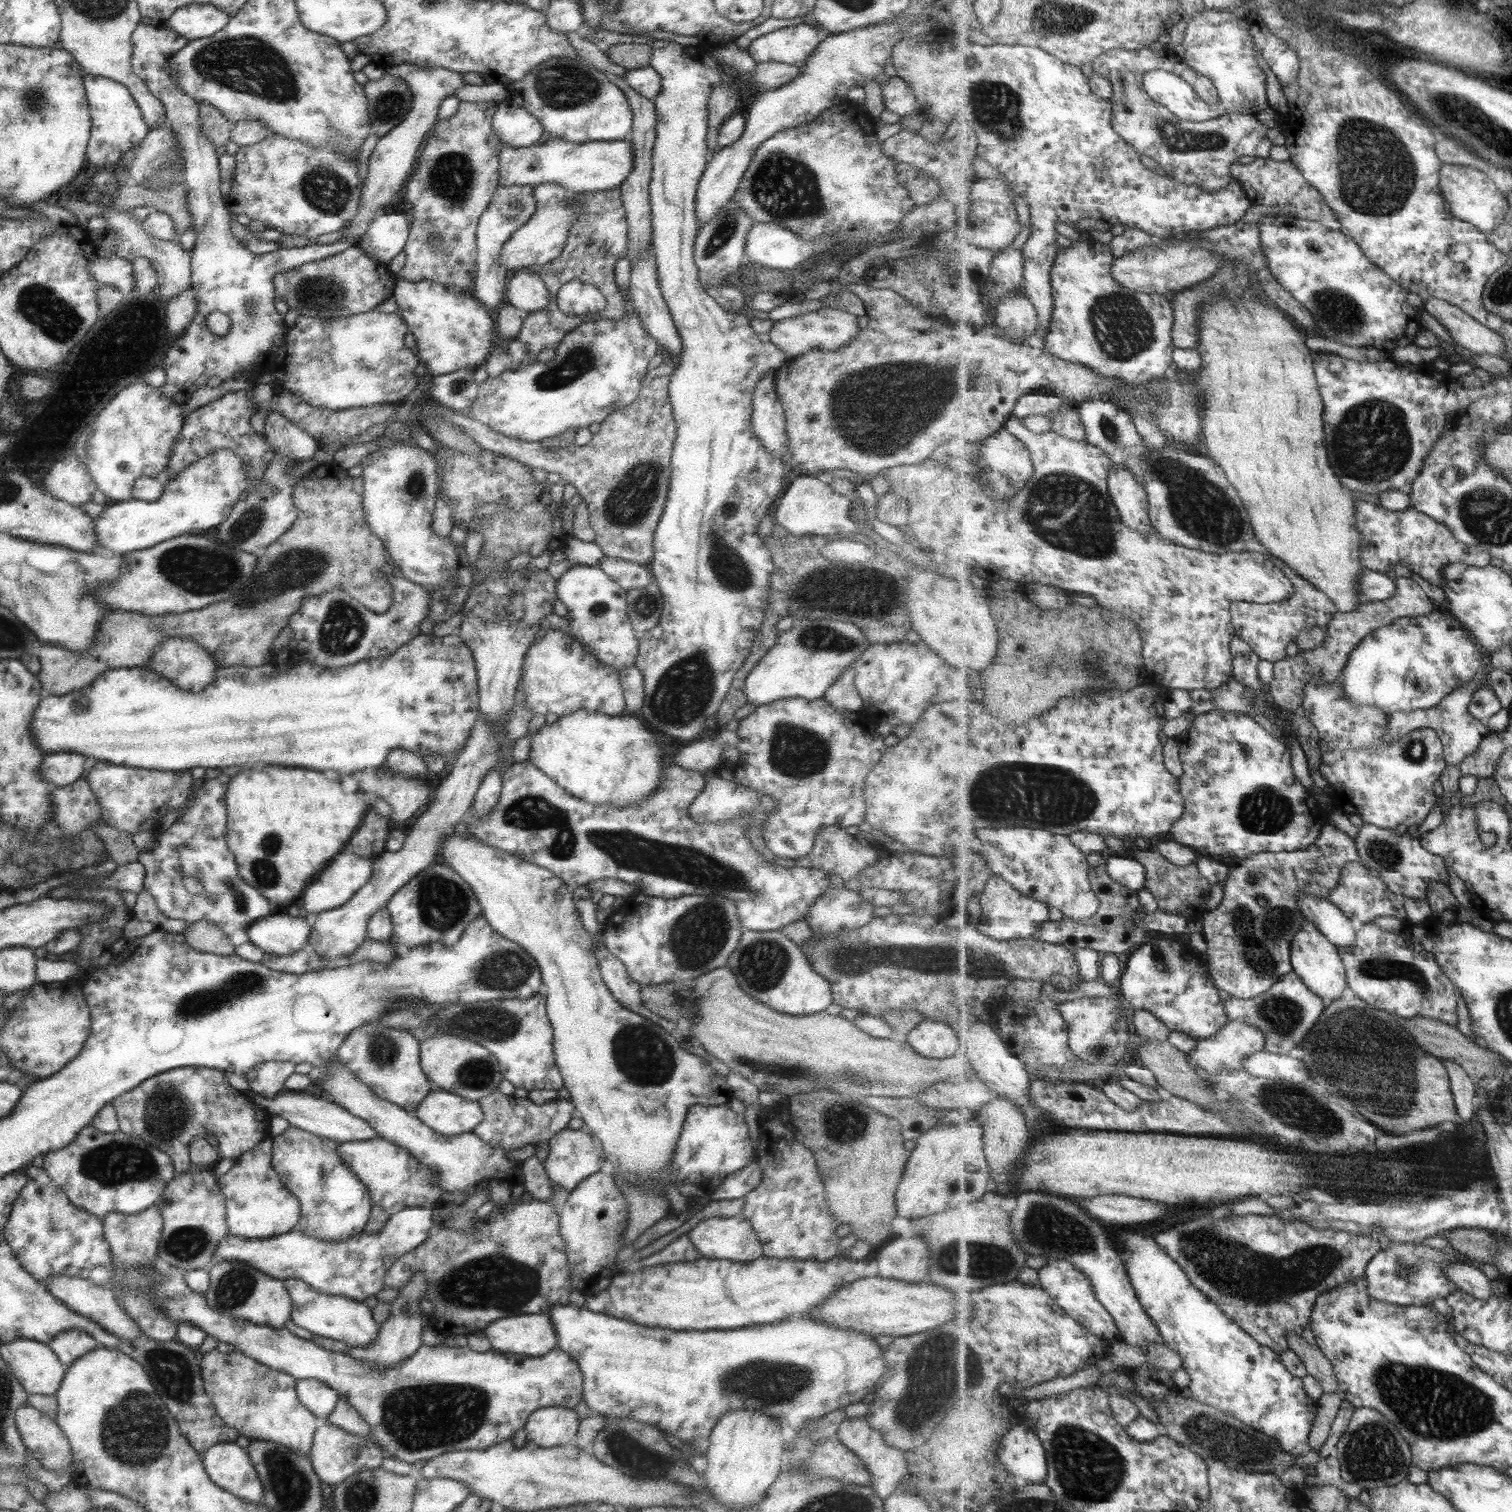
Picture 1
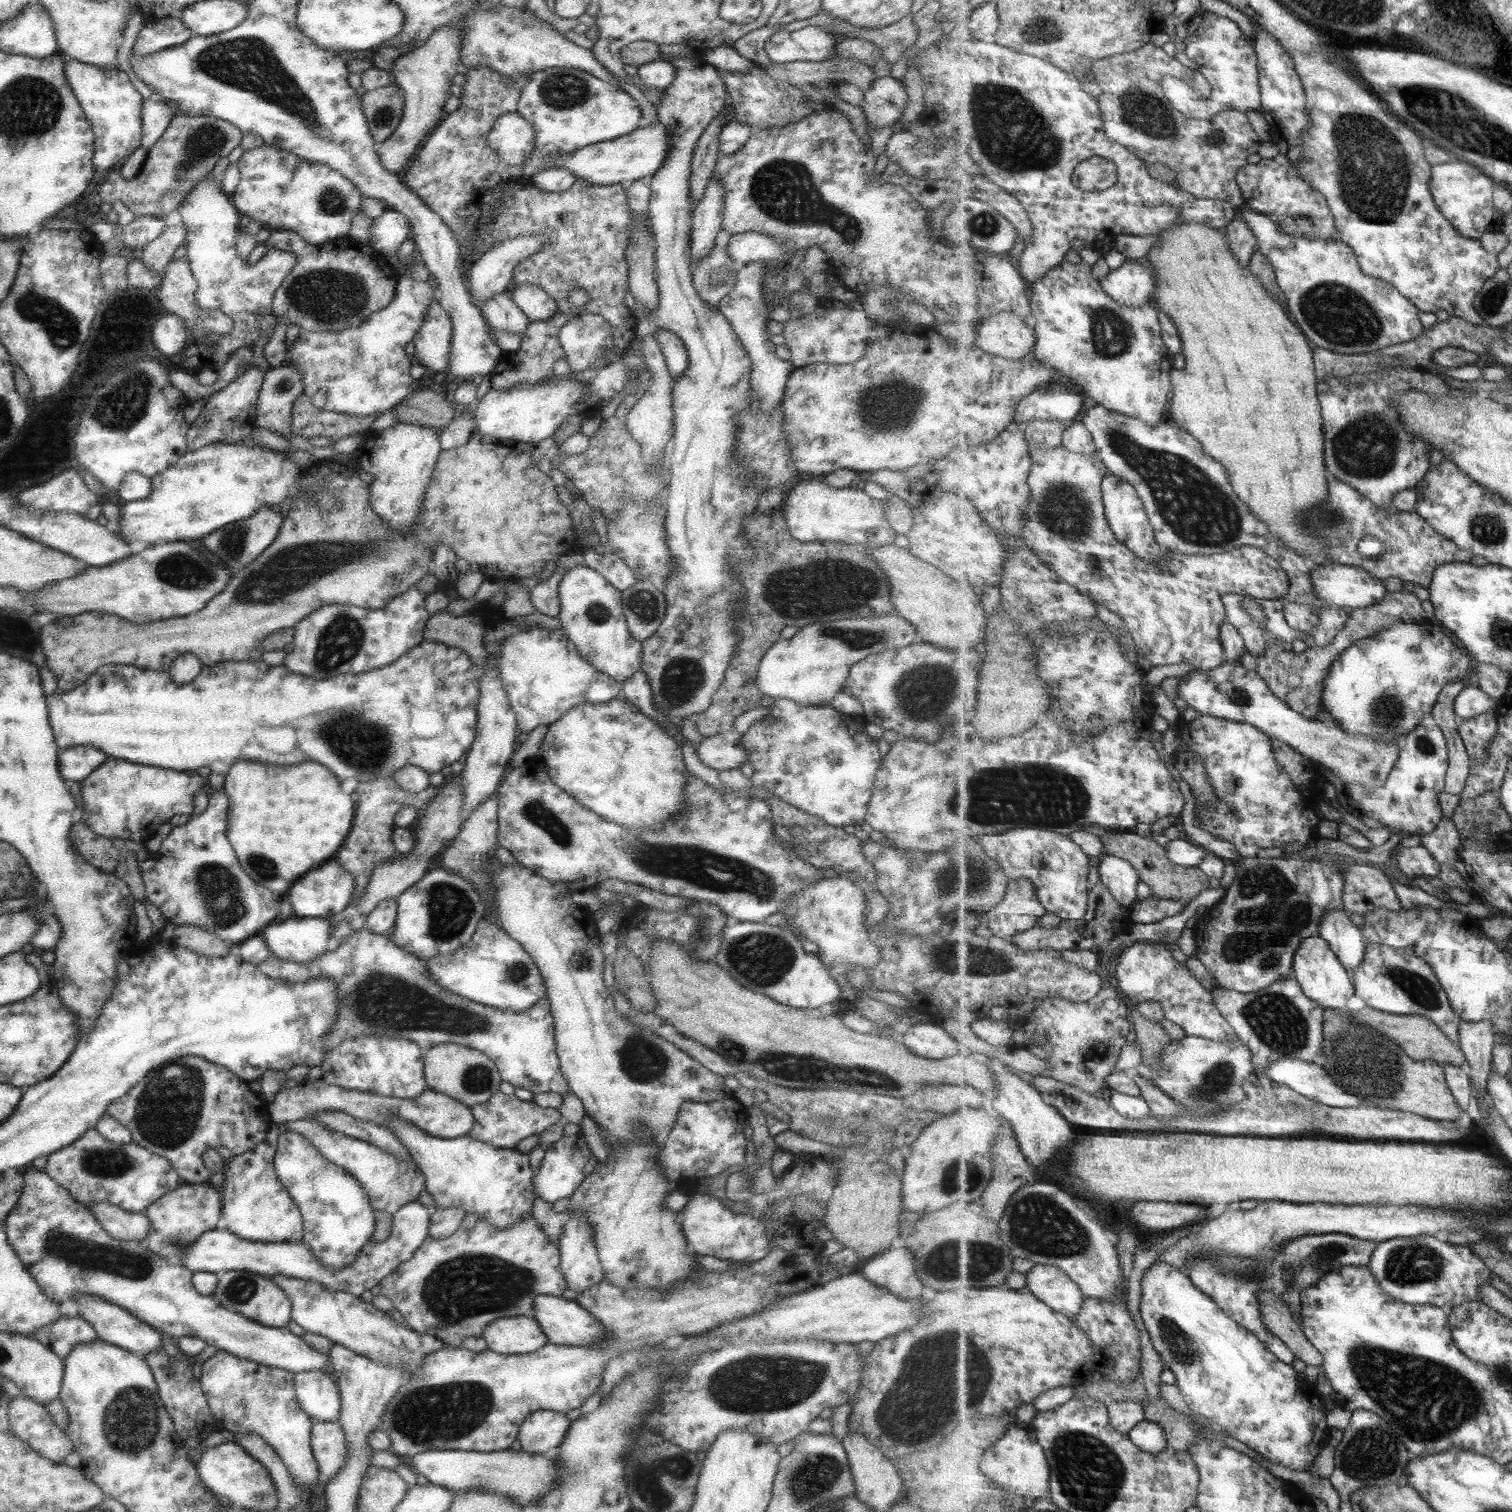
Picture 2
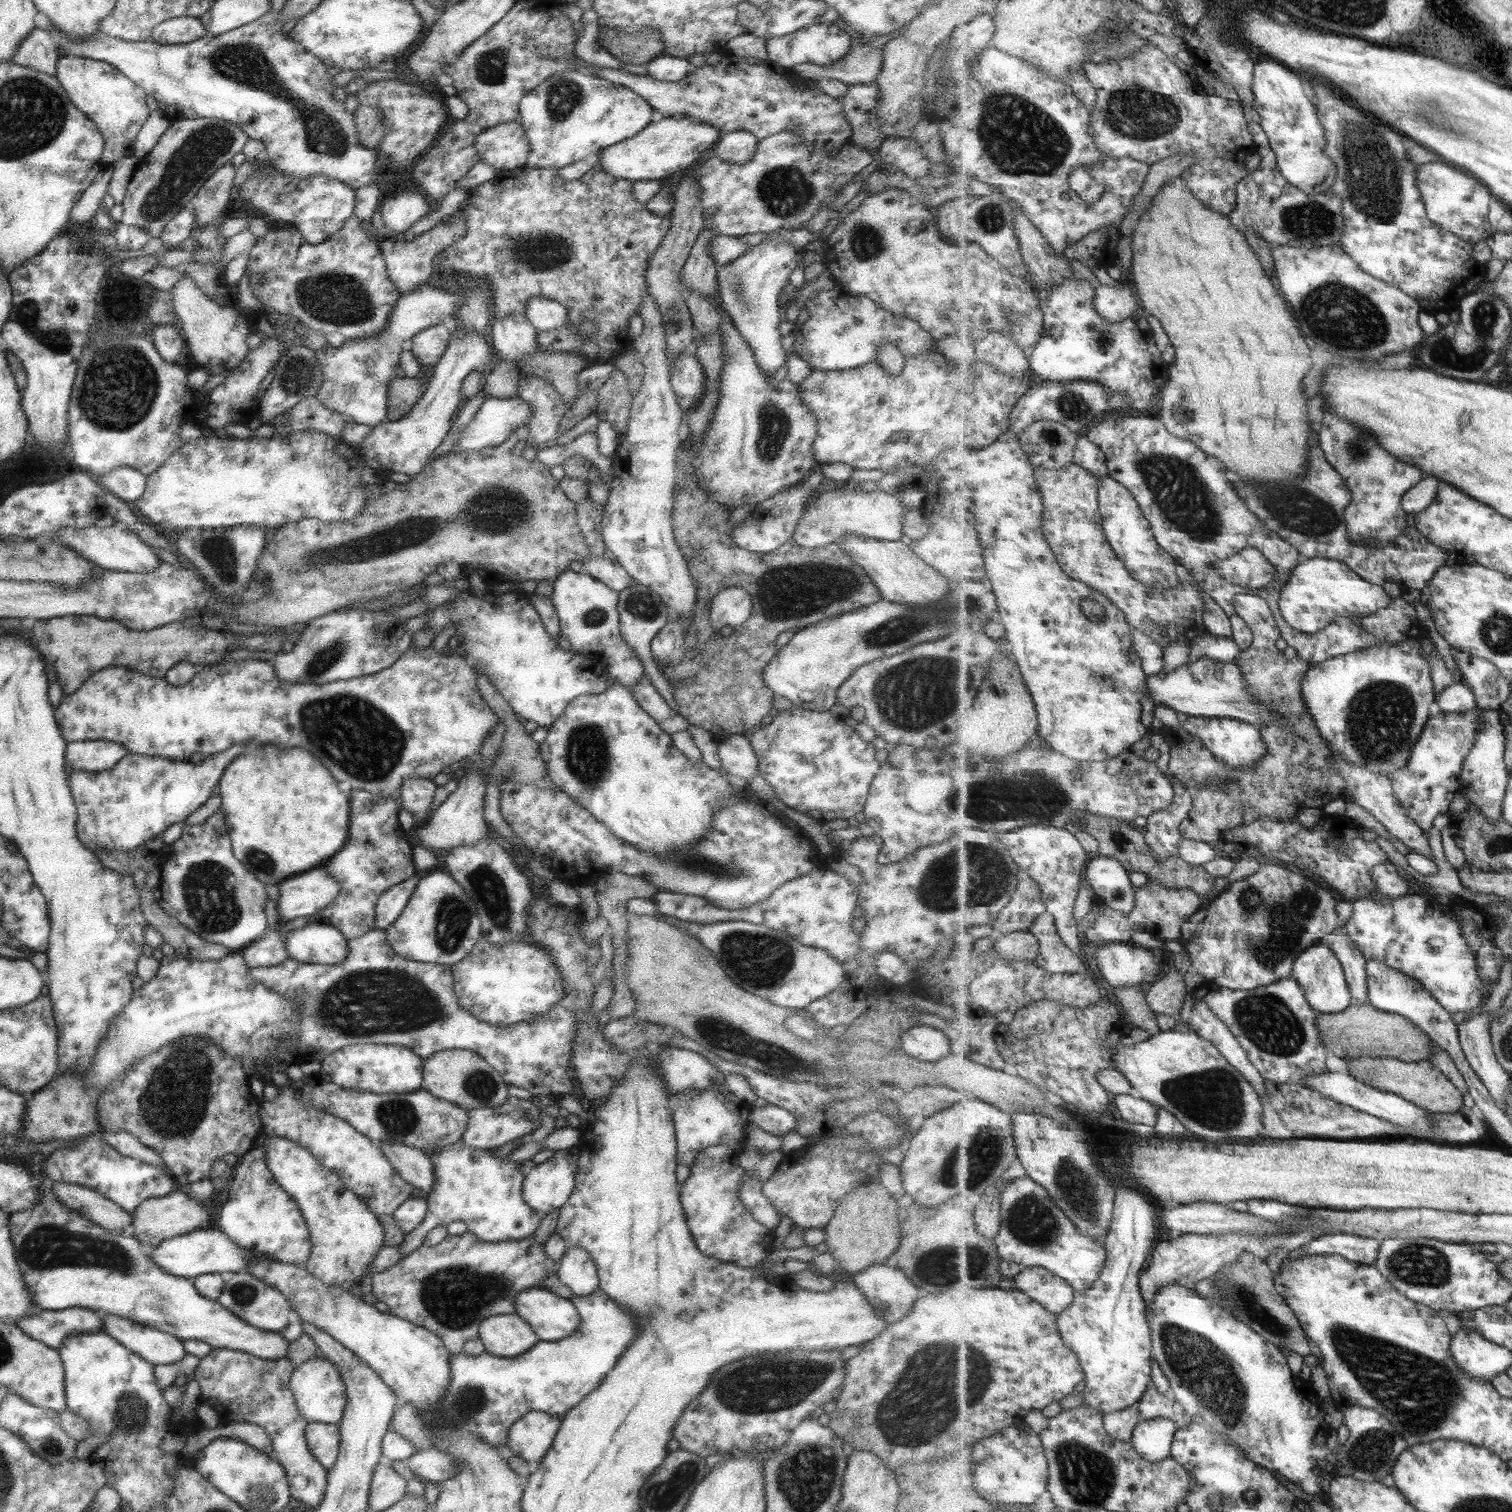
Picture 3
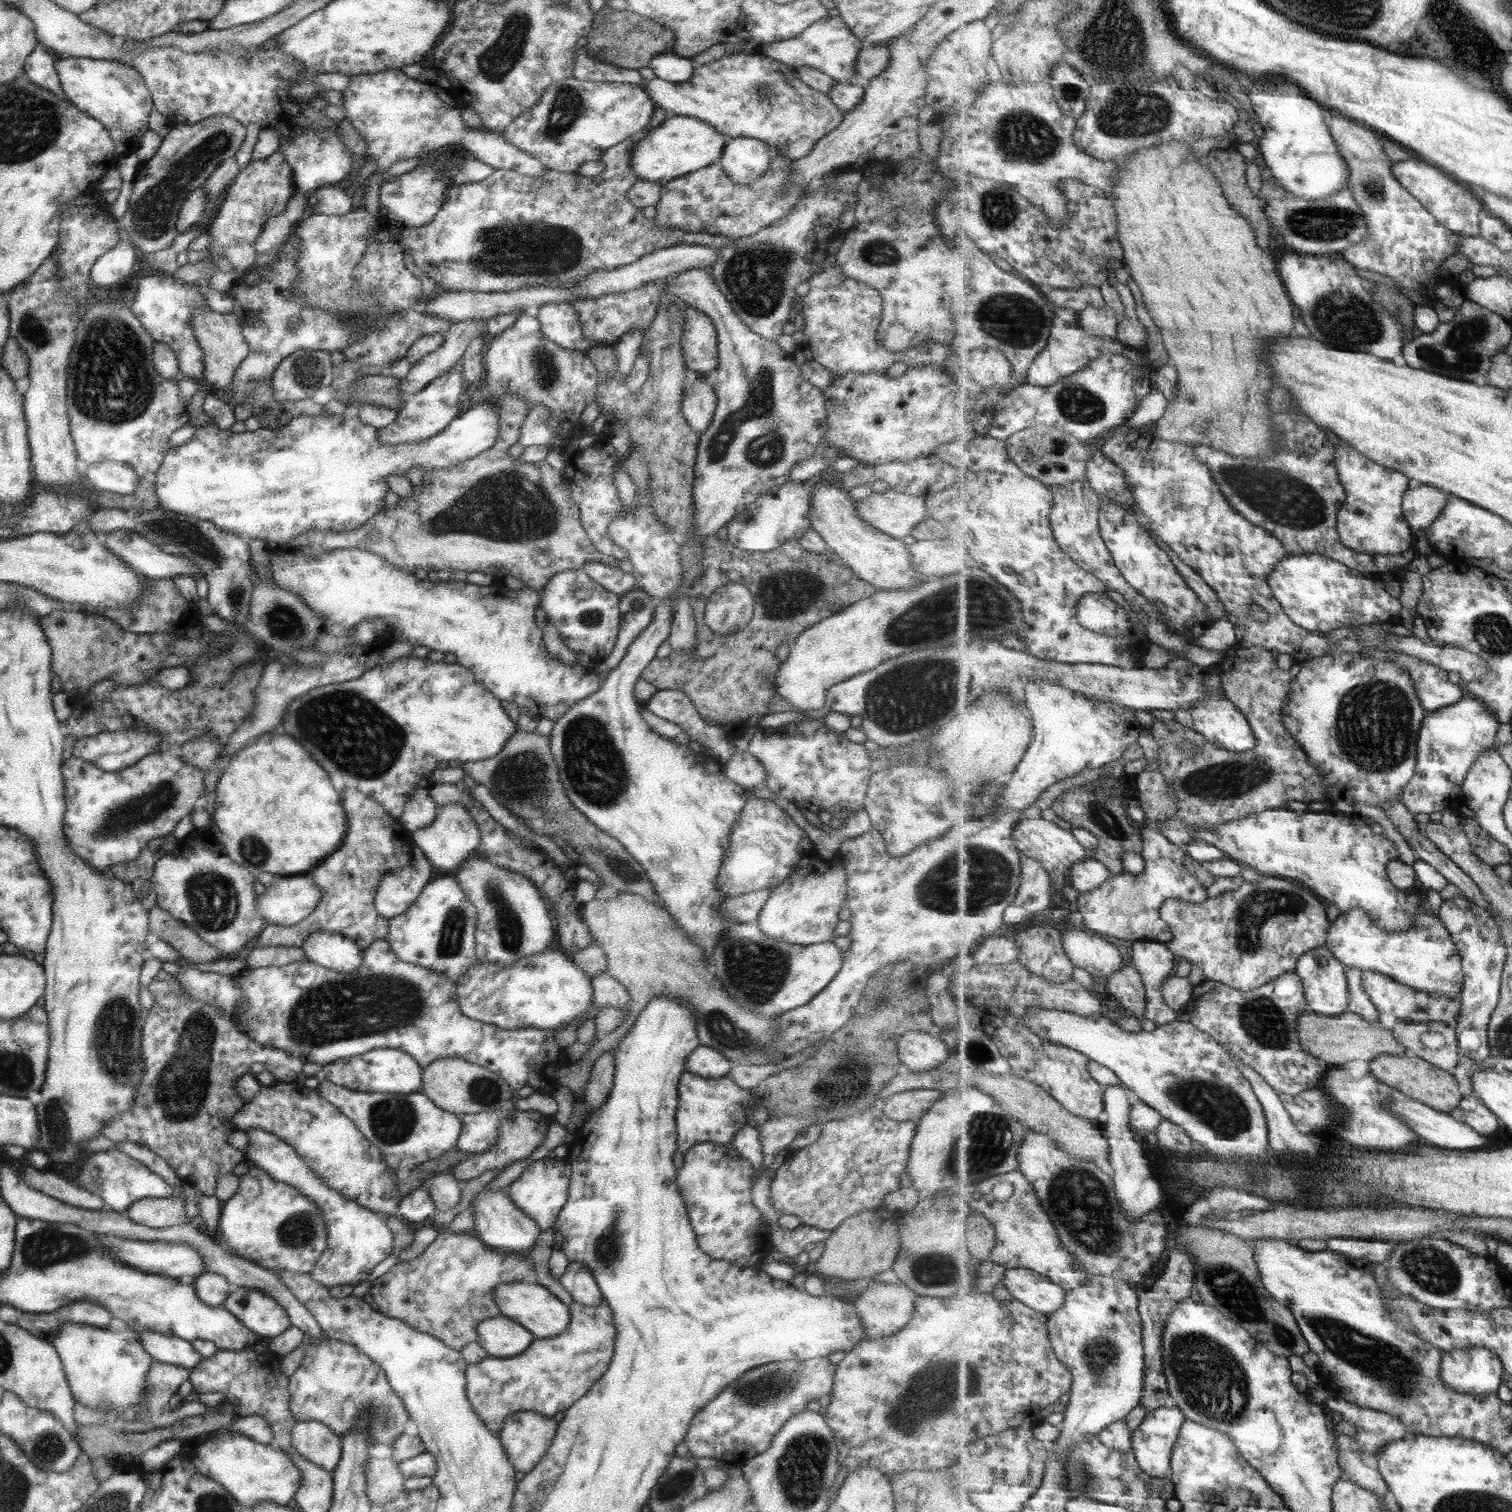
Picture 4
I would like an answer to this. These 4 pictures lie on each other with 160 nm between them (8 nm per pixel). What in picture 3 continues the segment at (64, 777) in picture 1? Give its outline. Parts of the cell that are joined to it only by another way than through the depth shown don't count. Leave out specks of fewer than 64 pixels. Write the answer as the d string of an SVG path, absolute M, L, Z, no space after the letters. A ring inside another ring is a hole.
M104 740L92 741L75 741L66 742L64 759L72 770L82 770L85 772L99 772L109 770L120 758L127 754L127 749L123 745L116 742L109 742Z

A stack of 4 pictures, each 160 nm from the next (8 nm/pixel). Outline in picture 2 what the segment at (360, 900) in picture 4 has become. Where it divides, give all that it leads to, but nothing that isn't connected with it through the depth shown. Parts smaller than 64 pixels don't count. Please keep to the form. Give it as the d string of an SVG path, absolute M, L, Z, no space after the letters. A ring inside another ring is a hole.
M374 778L371 782L359 782L354 792L357 800L354 801L354 813L351 821L351 828L345 837L343 845L337 849L333 859L338 865L346 870L353 879L354 889L348 900L348 906L352 906L361 894L364 894L364 887L367 886L368 878L372 870L383 864L398 858L398 853L391 844L391 833L394 829L394 816L403 806L413 807L418 812L429 806L434 801L440 789L429 786L413 794L400 789L400 786L389 778Z

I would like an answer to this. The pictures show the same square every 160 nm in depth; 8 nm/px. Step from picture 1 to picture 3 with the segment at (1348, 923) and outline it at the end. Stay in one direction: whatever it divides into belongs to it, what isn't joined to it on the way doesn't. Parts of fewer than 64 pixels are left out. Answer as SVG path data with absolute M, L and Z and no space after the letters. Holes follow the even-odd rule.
M1339 928L1334 932L1334 936L1331 948L1338 955L1338 959L1346 971L1346 979L1354 998L1352 1004L1356 1005L1357 1002L1361 1002L1361 1005L1368 1004L1370 1002L1366 969L1368 960L1358 949L1358 946L1347 936L1344 928Z

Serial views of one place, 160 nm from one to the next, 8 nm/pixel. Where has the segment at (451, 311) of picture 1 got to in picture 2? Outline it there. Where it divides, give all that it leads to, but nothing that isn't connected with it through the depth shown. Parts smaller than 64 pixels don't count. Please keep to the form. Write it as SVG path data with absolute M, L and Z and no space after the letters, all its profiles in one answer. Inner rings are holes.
M434 289L435 301L428 304L421 326L412 338L413 361L436 374L447 368L451 334L449 317L436 302L439 297L438 290Z

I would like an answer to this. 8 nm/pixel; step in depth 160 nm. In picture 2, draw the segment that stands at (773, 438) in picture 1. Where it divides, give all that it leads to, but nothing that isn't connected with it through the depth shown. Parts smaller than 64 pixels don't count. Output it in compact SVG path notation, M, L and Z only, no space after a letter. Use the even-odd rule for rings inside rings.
M765 261L748 262L742 266L736 266L735 282L732 289L719 301L718 311L730 324L736 334L743 350L746 350L750 360L750 372L748 383L750 390L757 394L759 409L769 412L773 407L780 404L784 393L784 386L793 365L789 361L781 360L775 356L774 345L769 341L770 334L767 332L767 321L770 318L767 312L761 282L765 276Z

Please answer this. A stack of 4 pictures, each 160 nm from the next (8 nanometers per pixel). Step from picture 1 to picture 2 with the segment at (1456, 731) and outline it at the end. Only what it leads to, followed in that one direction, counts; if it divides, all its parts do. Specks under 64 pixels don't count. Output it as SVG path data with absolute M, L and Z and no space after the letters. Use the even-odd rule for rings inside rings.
M1223 663L1221 666L1218 666L1217 669L1208 670L1206 673L1203 671L1197 671L1194 673L1188 673L1179 679L1178 683L1178 697L1187 702L1187 705L1194 709L1197 712L1197 715L1214 715L1217 718L1223 718L1227 720L1233 720L1235 722L1251 723L1253 726L1259 727L1259 730L1265 732L1270 736L1282 740L1289 746L1293 747L1299 753L1306 755L1307 758L1310 758L1312 761L1315 761L1317 764L1322 765L1326 768L1329 768L1336 776L1342 779L1342 782L1346 782L1347 786L1354 788L1355 785L1361 784L1361 788L1365 786L1366 788L1379 788L1383 786L1387 779L1389 778L1390 772L1395 768L1399 758L1399 751L1401 750L1401 741L1397 740L1375 740L1374 738L1369 738L1368 736L1363 736L1362 734L1349 734L1347 731L1344 731L1340 726L1332 726L1326 720L1311 719L1303 717L1301 713L1297 710L1290 708L1283 700L1280 700L1272 693L1272 690L1268 687L1268 684L1265 682L1265 679L1258 673L1257 670L1249 670L1243 665L1233 664L1233 663Z

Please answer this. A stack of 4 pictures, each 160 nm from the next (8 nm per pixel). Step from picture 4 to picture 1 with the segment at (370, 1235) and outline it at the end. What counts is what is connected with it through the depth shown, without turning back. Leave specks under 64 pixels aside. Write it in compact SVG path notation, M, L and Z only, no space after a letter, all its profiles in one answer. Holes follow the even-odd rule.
M291 1125L279 1135L271 1136L271 1140L271 1166L280 1176L283 1187L298 1200L300 1211L295 1230L301 1230L303 1234L322 1239L323 1242L343 1242L362 1232L373 1204L363 1182L360 1182L348 1166L339 1160L336 1153L338 1143L319 1138Z

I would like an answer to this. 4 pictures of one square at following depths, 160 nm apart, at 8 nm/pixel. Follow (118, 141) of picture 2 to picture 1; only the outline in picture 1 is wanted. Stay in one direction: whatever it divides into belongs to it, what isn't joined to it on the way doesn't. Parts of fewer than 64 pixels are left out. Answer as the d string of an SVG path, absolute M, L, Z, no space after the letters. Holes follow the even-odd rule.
M82 73L85 101L89 109L90 134L85 148L85 163L96 169L117 166L127 151L135 149L148 129L141 117L141 112L130 96L130 92L120 82L110 78Z

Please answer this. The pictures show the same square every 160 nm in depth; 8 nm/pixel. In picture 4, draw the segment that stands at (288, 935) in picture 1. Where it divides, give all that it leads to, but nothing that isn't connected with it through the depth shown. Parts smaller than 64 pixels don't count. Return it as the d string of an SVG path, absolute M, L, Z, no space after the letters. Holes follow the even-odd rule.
M341 933L312 934L300 949L304 952L307 962L348 975L362 963L362 949Z

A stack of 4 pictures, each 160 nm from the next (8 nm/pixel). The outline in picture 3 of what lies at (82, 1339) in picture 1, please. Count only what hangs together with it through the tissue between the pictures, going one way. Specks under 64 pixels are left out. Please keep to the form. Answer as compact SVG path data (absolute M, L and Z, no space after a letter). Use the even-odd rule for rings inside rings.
M71 1308L58 1311L41 1310L38 1313L29 1313L15 1322L15 1327L23 1331L29 1338L42 1342L45 1346L58 1350L59 1344L66 1336L79 1333L100 1332L101 1322L99 1315L89 1309Z

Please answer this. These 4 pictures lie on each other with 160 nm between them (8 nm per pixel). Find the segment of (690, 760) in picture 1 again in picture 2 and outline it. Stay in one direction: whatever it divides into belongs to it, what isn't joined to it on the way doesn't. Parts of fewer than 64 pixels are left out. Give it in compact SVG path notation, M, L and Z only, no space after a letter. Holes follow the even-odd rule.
M735 730L703 737L694 749L699 761L721 774L733 774L747 761L747 753L740 746L740 734Z

